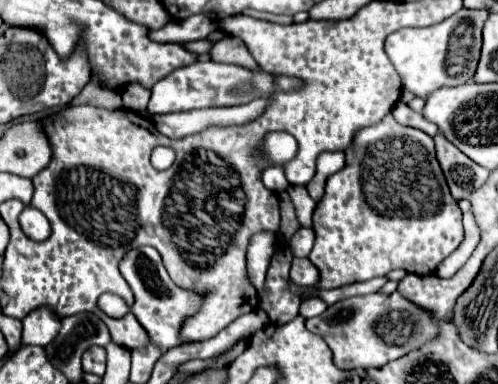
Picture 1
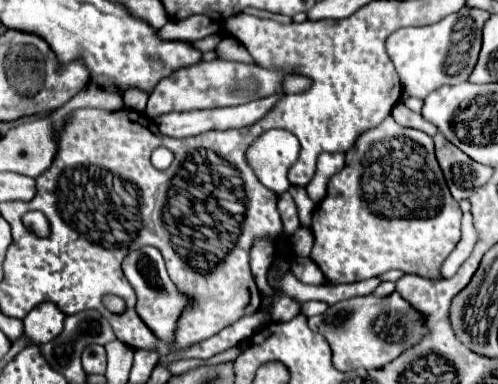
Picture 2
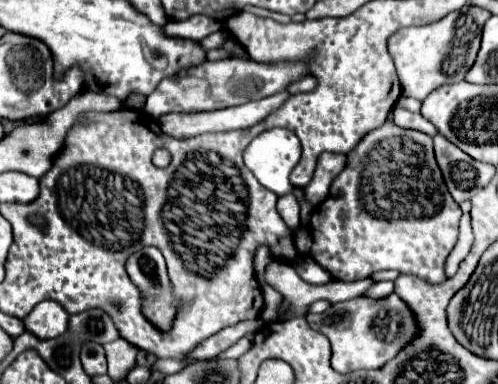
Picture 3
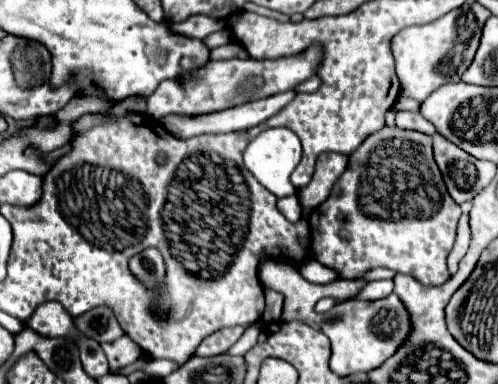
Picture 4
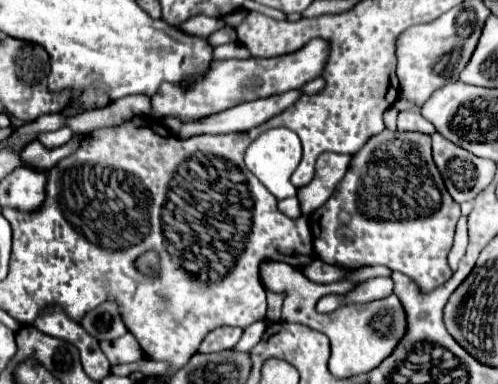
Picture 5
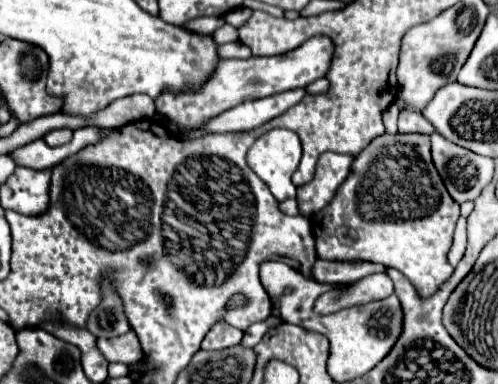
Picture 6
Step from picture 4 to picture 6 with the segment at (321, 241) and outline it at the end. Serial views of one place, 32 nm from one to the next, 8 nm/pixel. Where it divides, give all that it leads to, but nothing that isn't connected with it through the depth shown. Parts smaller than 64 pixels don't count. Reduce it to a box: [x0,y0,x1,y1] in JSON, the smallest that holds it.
[310,134,460,298]

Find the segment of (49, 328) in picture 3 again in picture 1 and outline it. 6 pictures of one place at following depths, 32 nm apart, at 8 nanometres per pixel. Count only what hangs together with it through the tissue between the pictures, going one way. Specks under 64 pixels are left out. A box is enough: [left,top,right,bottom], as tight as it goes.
[22,306,62,346]

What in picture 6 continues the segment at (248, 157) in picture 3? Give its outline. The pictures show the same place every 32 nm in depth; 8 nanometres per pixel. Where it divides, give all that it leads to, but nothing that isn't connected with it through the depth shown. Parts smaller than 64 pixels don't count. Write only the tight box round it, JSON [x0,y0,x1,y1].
[248,130,302,202]

